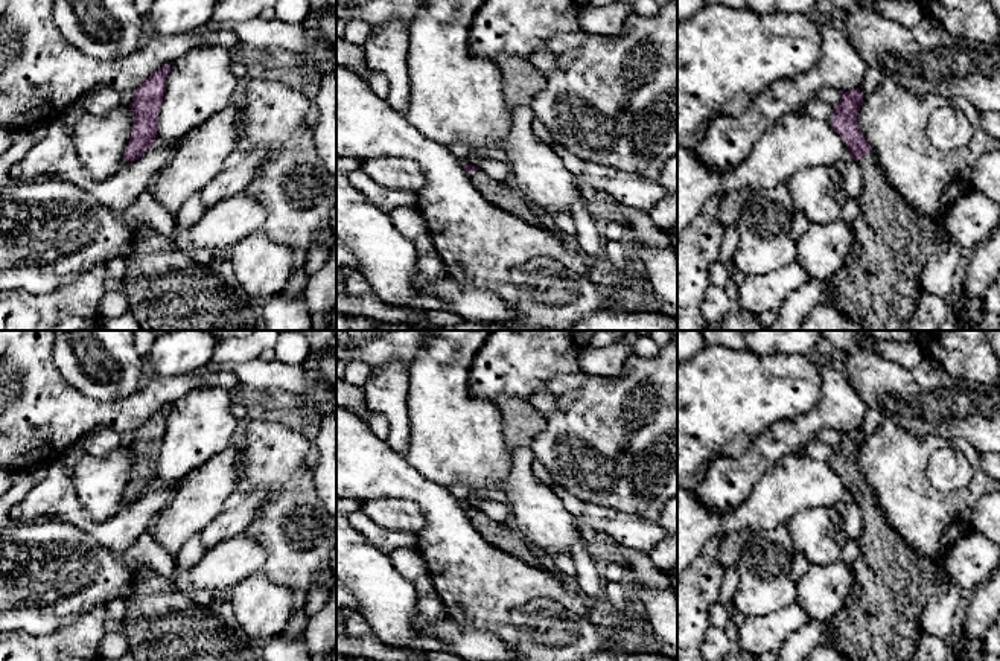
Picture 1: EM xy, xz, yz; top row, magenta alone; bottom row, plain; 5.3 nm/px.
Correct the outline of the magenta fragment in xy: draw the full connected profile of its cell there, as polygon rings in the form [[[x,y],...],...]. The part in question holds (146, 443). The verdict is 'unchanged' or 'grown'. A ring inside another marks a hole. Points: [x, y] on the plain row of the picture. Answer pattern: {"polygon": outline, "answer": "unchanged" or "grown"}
{"polygon": [[[170,405],[161,407],[134,431],[134,439],[129,445],[129,449],[134,454],[134,465],[131,480],[123,495],[123,503],[139,501],[146,490],[154,487],[169,413]]], "answer": "unchanged"}

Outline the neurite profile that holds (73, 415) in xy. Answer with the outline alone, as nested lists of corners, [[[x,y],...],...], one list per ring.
[[[0,330],[0,399],[11,404],[0,410],[0,466],[18,472],[50,465],[91,429],[110,426],[120,436],[137,431],[155,411],[199,387],[233,390],[239,381],[227,370],[204,367],[178,376],[152,375],[148,385],[117,401],[97,401],[65,382],[53,361],[55,330]]]

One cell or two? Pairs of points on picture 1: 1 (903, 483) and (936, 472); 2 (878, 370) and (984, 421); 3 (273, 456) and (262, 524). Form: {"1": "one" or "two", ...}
{"1": "two", "2": "one", "3": "one"}

